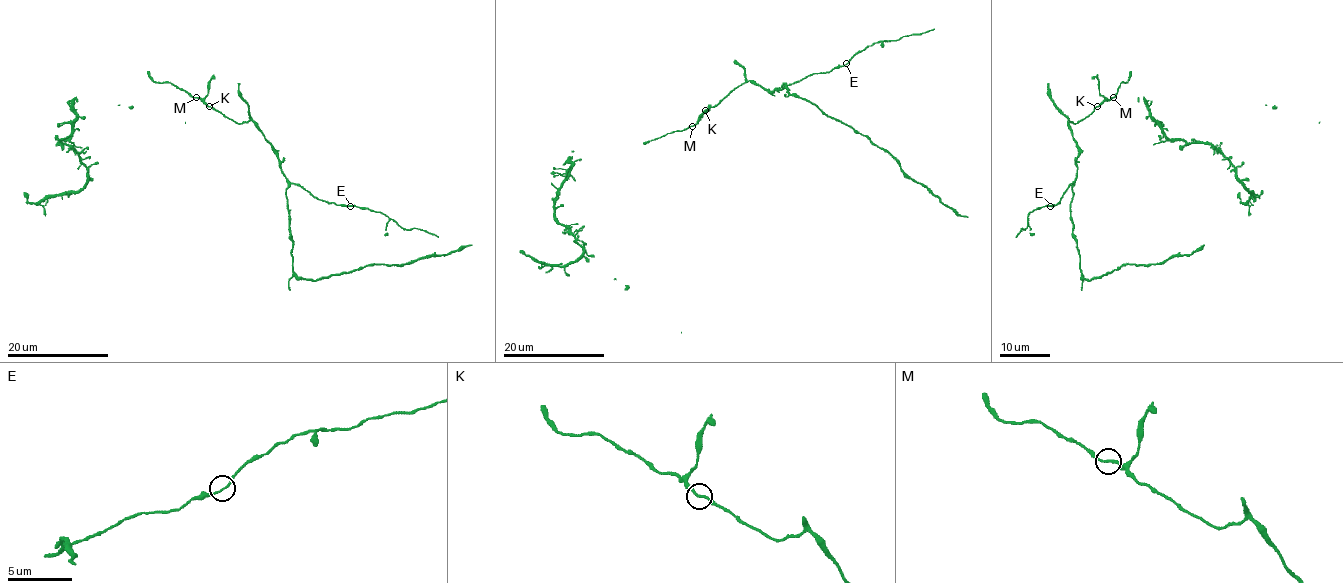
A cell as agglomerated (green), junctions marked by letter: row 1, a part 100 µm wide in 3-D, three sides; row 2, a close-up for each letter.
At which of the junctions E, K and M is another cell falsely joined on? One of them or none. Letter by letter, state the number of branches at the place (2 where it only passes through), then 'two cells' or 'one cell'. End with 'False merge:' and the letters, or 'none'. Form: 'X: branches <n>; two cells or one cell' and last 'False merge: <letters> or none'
E: branches 2; one cell
K: branches 2; one cell
M: branches 2; one cell
False merge: none

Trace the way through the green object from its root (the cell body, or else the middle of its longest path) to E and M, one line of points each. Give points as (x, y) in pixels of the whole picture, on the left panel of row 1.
E: (209, 106), (236, 123), (250, 120), (292, 183), (321, 200), (350, 206)
M: (209, 106), (196, 97)

